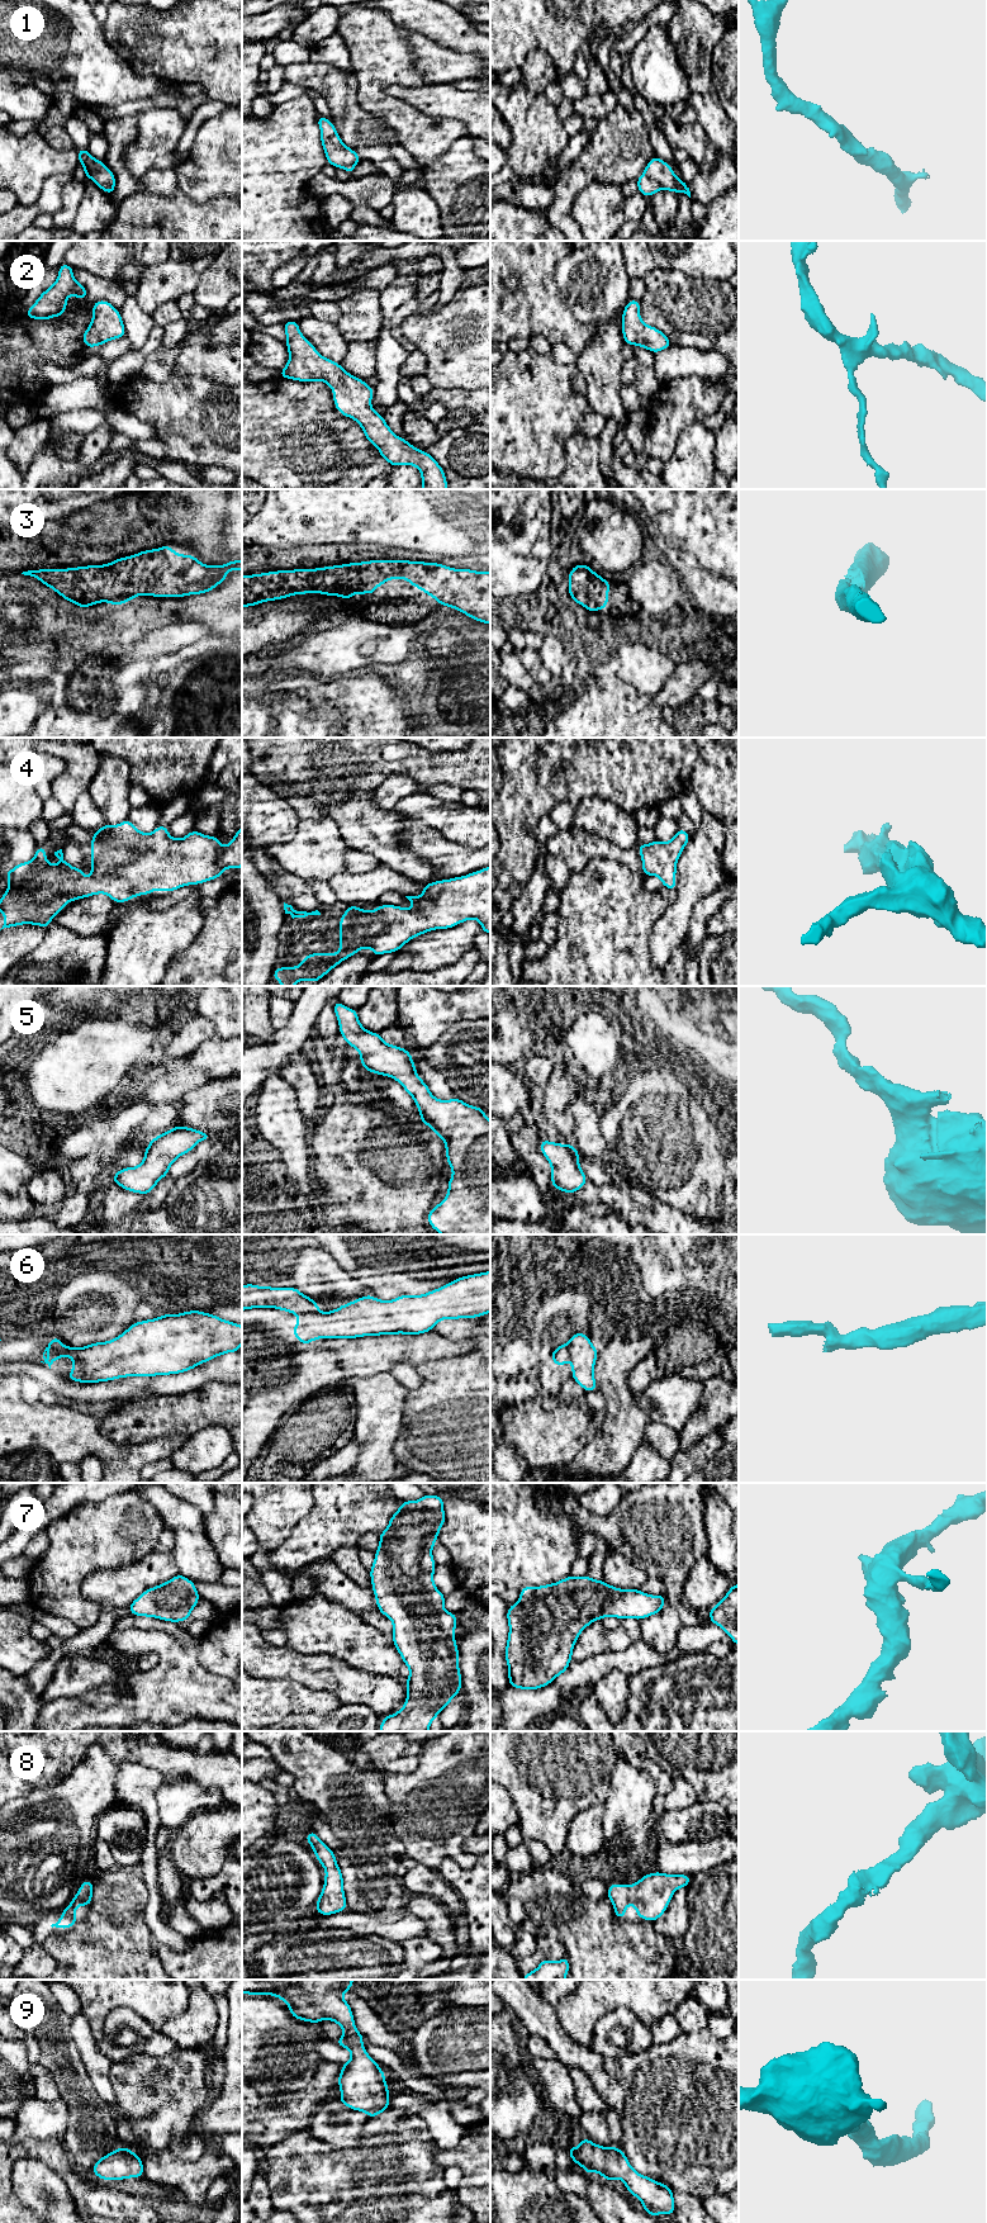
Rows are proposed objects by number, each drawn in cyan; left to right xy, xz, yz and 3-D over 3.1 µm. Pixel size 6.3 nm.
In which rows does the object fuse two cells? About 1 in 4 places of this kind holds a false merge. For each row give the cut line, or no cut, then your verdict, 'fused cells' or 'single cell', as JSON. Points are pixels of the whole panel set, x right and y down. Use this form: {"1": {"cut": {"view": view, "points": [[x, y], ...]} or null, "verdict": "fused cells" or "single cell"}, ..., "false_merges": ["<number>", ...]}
{"1": {"cut": null, "verdict": "single cell"}, "2": {"cut": null, "verdict": "single cell"}, "3": {"cut": null, "verdict": "single cell"}, "4": {"cut": null, "verdict": "single cell"}, "5": {"cut": null, "verdict": "single cell"}, "6": {"cut": {"view": "xz", "points": [[317, 1311], [299, 1314]]}, "verdict": "fused cells"}, "7": {"cut": null, "verdict": "single cell"}, "8": {"cut": null, "verdict": "single cell"}, "9": {"cut": null, "verdict": "single cell"}, "false_merges": ["6"]}

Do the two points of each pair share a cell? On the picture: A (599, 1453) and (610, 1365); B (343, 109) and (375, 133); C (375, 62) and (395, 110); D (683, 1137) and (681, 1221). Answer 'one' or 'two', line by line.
A: one
B: one
C: one
D: two

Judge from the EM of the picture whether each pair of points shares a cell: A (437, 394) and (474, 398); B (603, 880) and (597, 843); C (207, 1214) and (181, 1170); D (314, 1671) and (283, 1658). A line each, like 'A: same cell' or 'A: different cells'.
A: same cell
B: different cells
C: same cell
D: same cell

